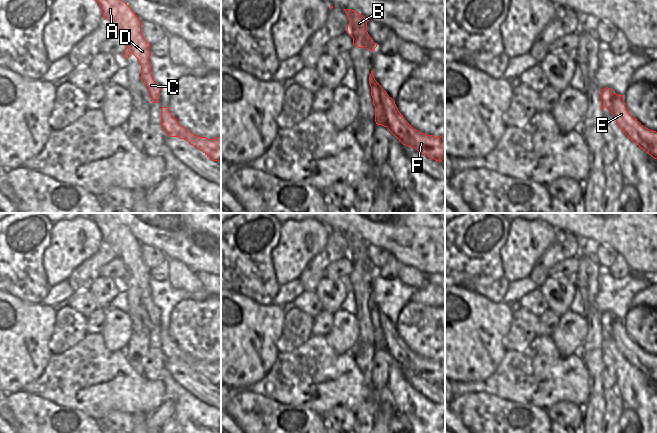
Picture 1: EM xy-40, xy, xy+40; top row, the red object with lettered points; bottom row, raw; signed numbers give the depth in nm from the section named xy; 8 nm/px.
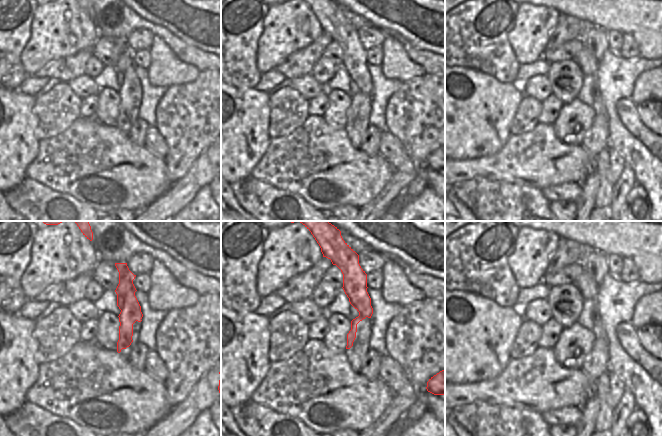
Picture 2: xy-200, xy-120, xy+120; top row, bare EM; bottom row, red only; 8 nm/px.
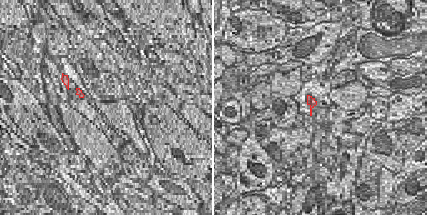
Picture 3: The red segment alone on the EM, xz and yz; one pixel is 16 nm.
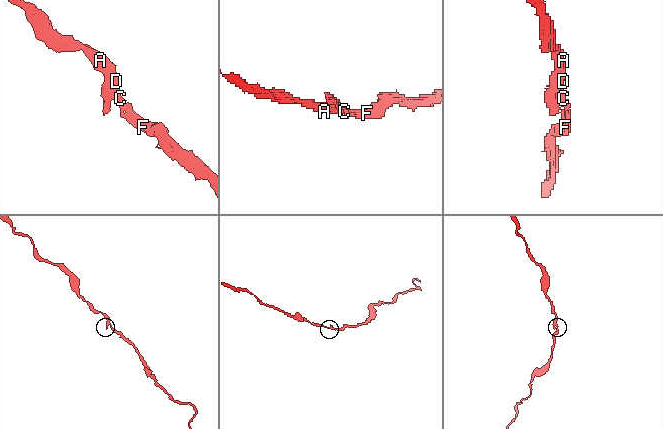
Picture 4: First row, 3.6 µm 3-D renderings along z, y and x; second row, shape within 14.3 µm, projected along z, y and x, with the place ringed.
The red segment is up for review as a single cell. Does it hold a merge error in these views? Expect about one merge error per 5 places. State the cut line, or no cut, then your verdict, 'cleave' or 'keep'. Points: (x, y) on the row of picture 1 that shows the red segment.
cut none; keep

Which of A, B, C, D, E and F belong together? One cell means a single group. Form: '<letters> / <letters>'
A B C D E F

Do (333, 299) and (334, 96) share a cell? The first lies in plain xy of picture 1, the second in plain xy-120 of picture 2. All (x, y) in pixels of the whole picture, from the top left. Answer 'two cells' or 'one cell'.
two cells

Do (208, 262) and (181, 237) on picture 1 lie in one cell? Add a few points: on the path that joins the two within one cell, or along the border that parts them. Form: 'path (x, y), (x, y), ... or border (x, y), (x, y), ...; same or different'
path (201, 255), (188, 242); same

